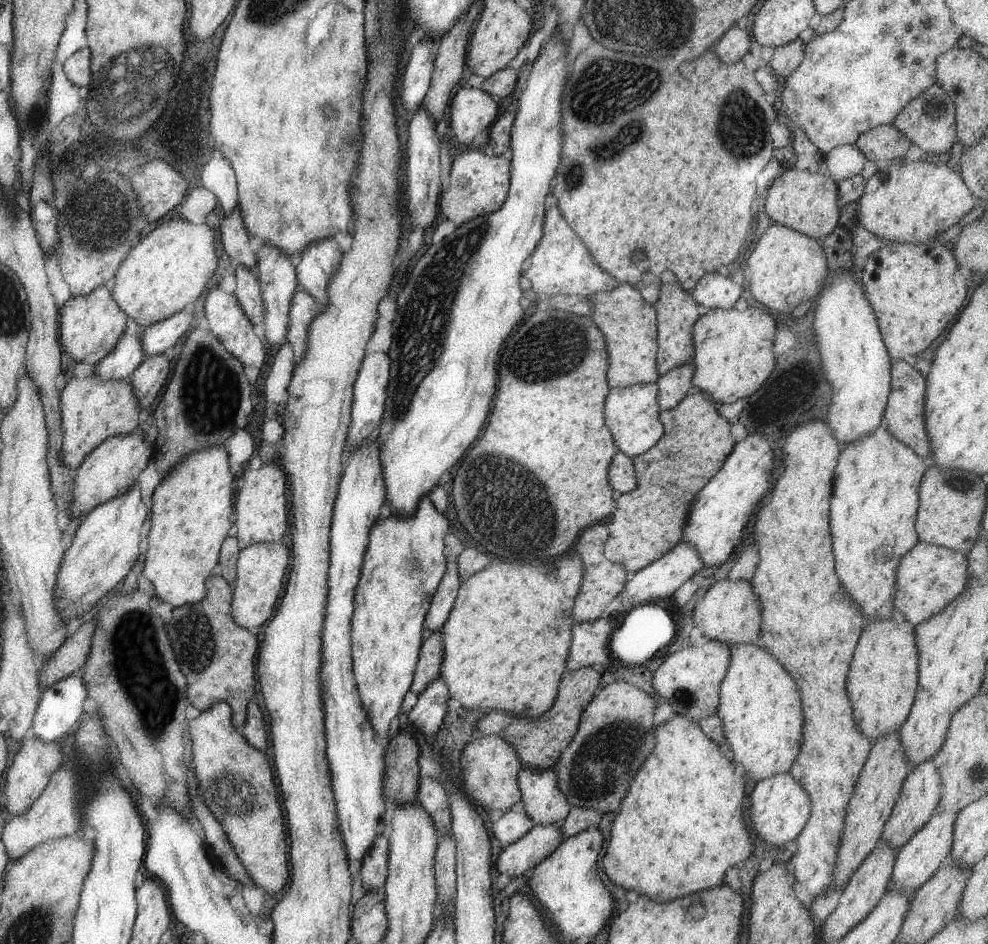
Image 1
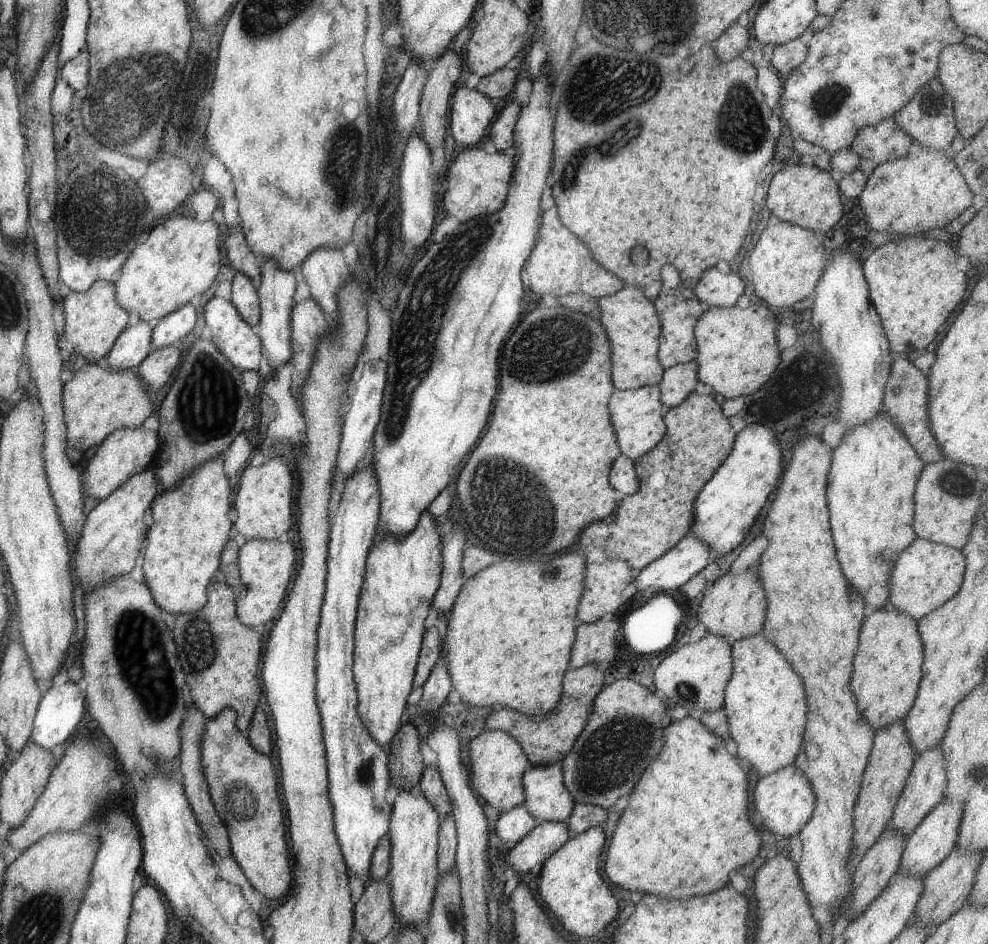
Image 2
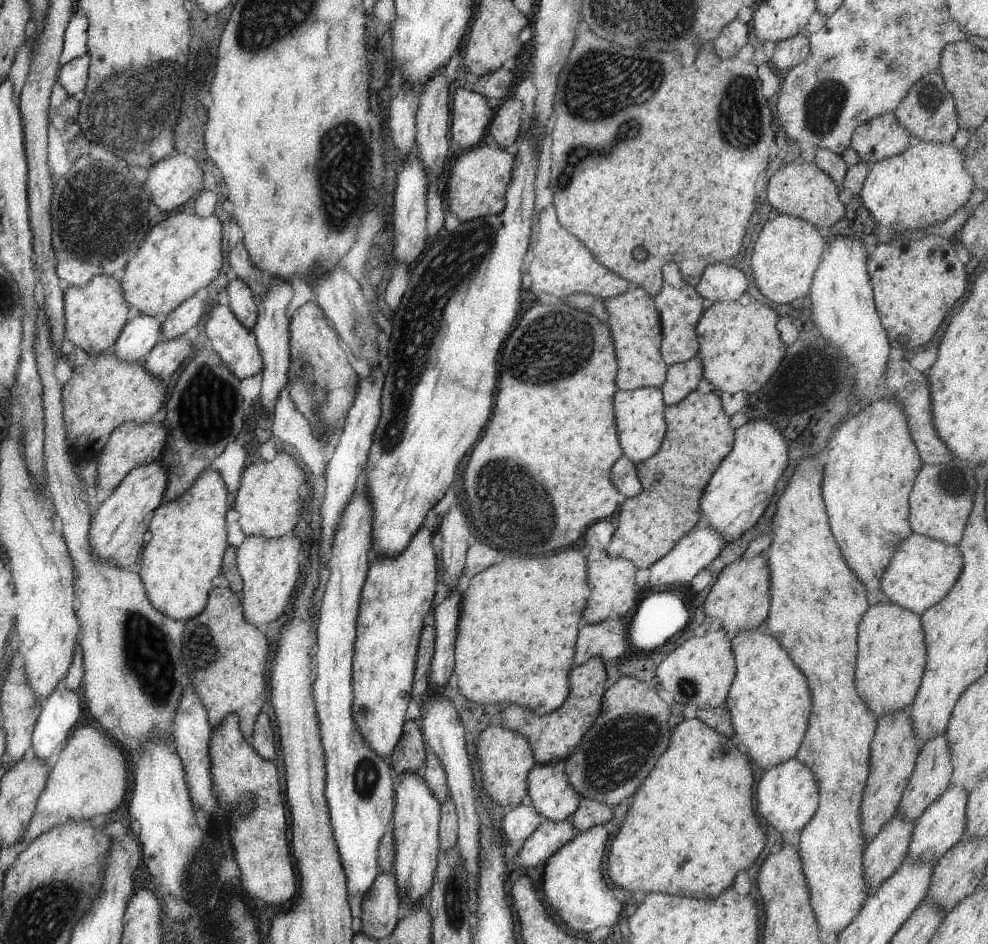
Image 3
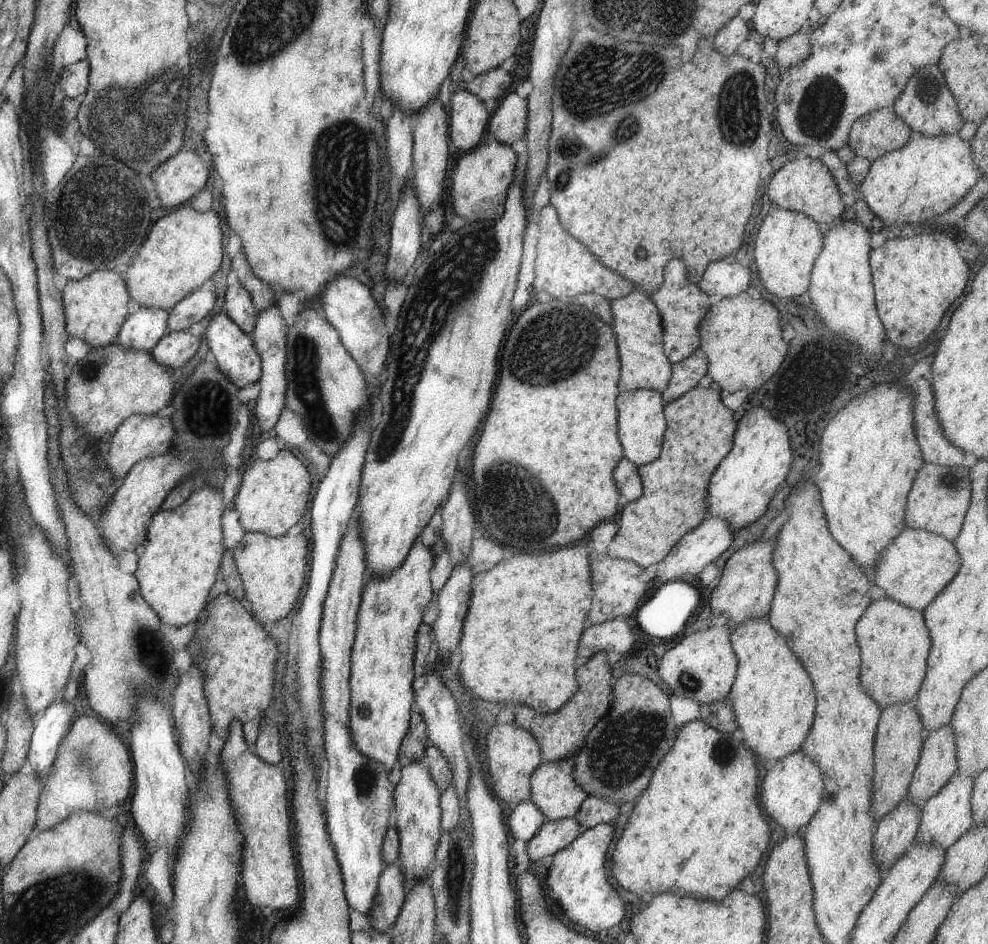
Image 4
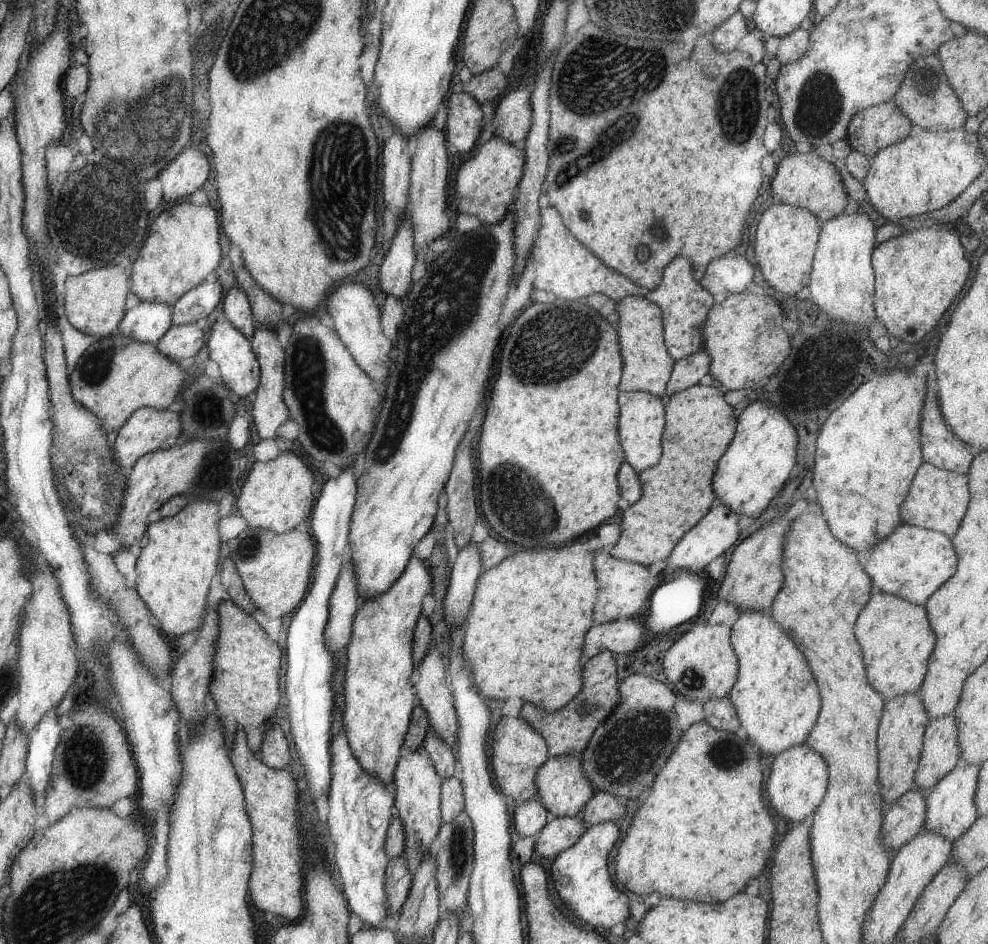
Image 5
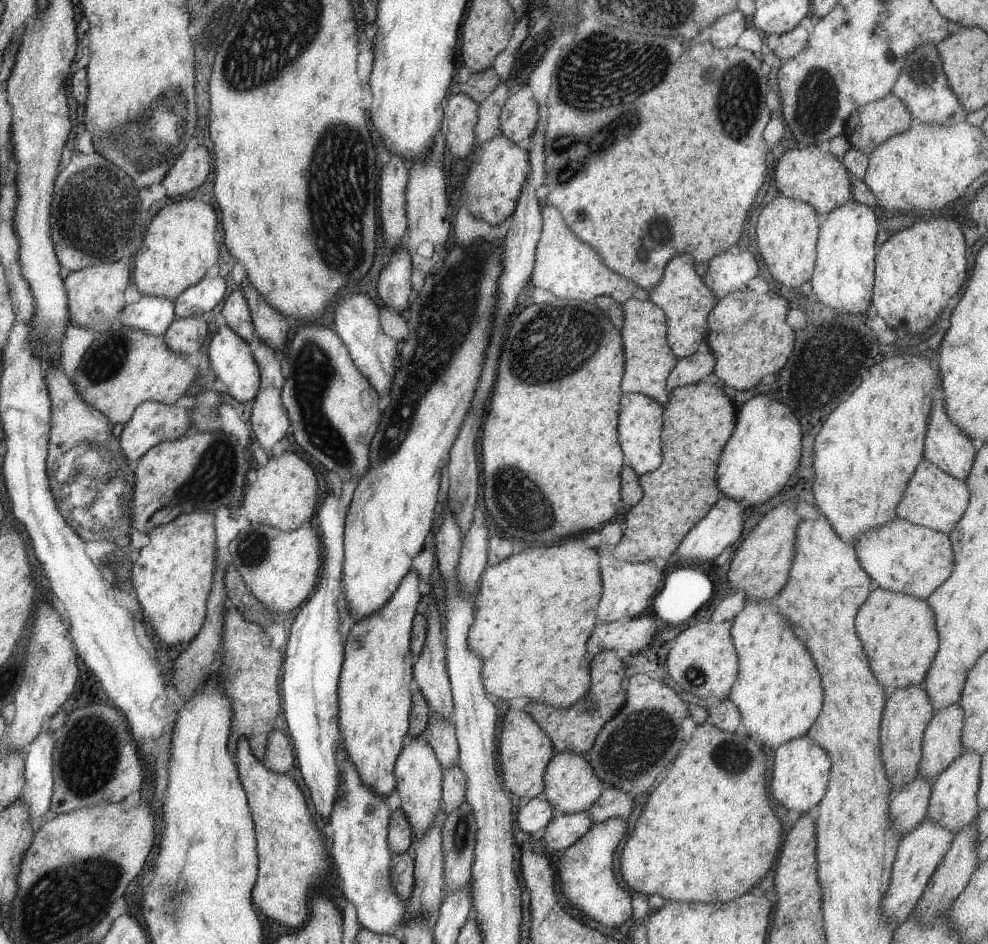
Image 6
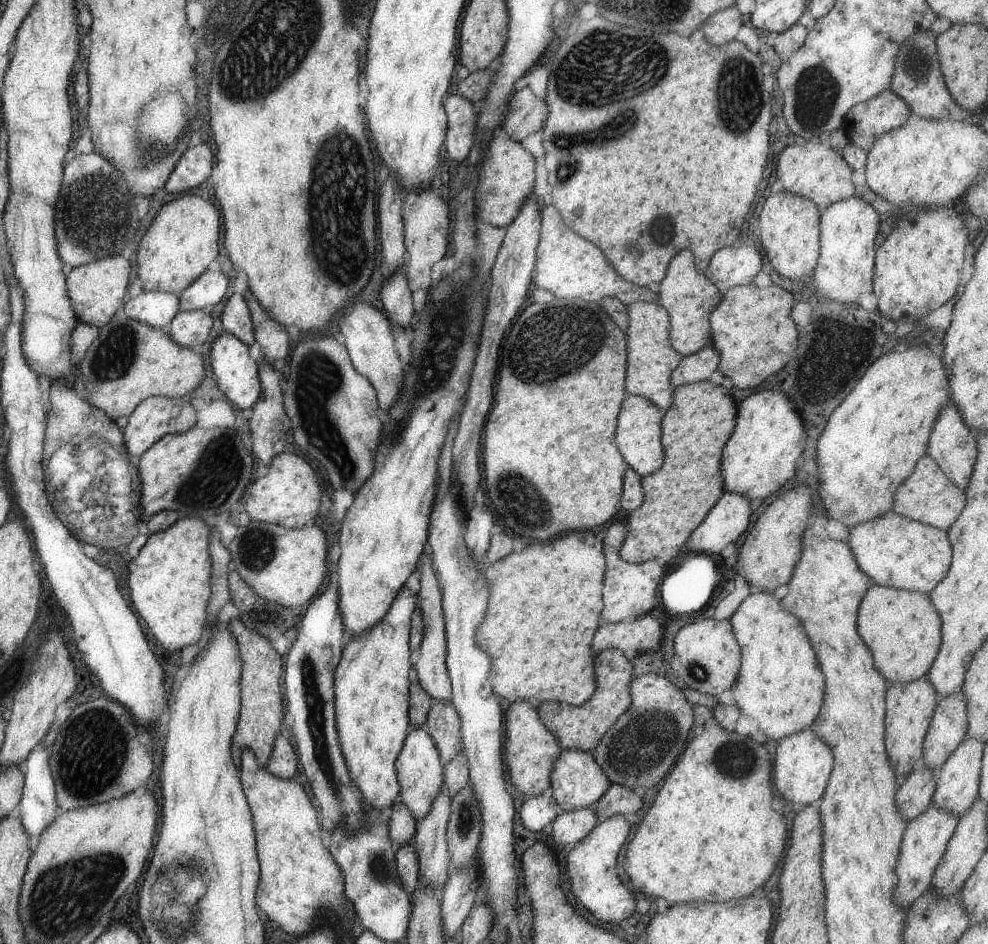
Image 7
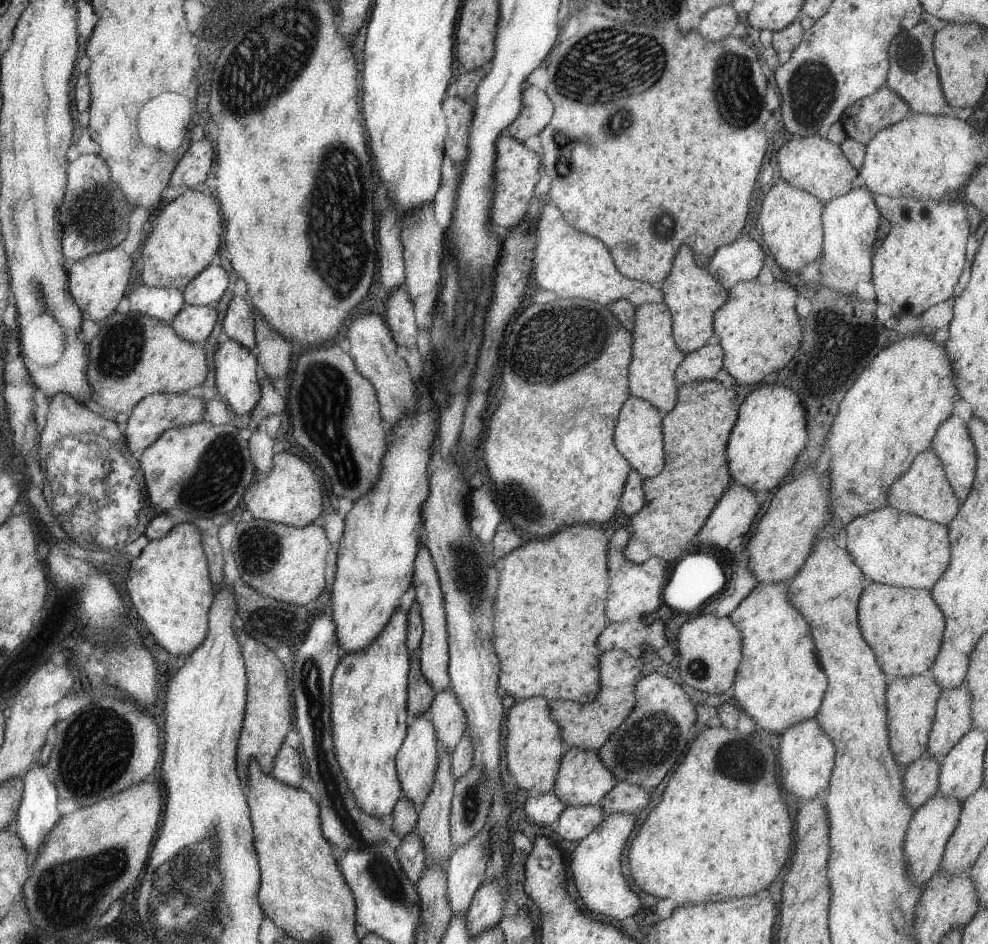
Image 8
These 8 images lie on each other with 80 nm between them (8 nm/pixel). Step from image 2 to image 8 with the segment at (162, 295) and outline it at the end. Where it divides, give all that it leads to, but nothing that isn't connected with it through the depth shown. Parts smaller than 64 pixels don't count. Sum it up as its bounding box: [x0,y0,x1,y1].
[142,190,222,290]

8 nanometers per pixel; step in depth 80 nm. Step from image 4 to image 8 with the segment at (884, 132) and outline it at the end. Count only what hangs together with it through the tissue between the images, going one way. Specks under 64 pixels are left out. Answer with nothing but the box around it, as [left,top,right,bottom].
[842,86,910,147]

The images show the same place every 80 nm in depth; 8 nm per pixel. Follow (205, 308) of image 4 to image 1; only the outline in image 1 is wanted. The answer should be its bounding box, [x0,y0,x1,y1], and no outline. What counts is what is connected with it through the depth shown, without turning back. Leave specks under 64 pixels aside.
[141,312,192,356]

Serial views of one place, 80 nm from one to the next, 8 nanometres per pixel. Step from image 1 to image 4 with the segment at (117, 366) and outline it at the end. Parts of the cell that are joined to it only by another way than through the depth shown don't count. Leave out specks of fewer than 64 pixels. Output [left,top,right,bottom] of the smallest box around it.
[116,307,169,353]

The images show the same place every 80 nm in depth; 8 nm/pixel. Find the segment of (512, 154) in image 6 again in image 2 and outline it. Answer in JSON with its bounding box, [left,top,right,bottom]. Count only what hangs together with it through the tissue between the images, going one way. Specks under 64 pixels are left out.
[440,144,514,223]

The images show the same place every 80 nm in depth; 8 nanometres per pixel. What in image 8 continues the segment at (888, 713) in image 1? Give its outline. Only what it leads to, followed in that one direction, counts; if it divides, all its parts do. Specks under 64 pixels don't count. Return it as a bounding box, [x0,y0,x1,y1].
[858,582,946,679]

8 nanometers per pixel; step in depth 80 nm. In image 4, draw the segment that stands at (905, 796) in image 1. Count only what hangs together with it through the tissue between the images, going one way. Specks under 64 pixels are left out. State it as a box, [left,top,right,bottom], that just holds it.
[907,727,957,808]

